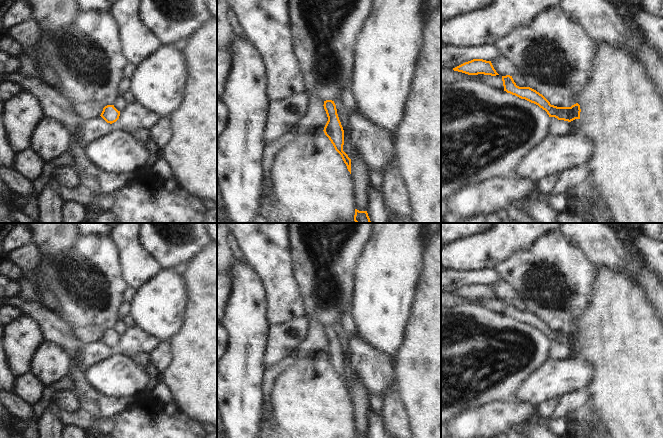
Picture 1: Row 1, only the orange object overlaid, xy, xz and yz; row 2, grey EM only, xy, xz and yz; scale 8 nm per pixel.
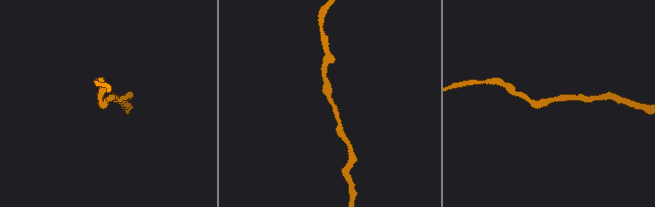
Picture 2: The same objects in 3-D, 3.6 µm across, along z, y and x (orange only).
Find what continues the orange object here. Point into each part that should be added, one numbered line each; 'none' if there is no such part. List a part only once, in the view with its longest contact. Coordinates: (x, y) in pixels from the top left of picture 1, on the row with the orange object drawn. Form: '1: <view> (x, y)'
none.

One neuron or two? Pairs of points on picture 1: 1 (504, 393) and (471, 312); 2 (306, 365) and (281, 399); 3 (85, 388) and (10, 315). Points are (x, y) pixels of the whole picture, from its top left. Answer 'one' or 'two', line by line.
1: one
2: one
3: two

